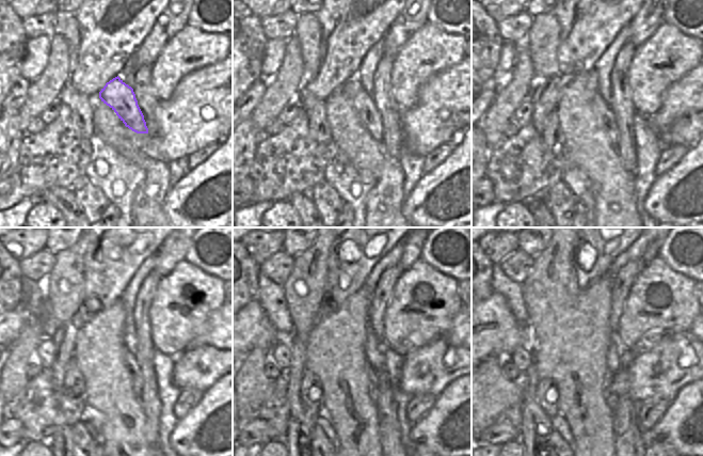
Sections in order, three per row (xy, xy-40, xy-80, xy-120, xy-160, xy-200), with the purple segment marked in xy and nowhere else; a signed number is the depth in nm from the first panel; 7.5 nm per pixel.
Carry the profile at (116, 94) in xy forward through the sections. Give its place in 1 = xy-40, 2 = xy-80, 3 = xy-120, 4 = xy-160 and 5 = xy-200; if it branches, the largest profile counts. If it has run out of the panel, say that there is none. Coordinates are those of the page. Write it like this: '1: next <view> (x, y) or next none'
1: next xy-40 (363, 104)
2: next xy-80 (603, 112)
3: next xy-120 (130, 360)
4: next xy-160 (373, 376)
5: next xy-200 (611, 397)

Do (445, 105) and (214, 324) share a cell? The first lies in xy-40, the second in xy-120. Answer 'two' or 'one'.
one

